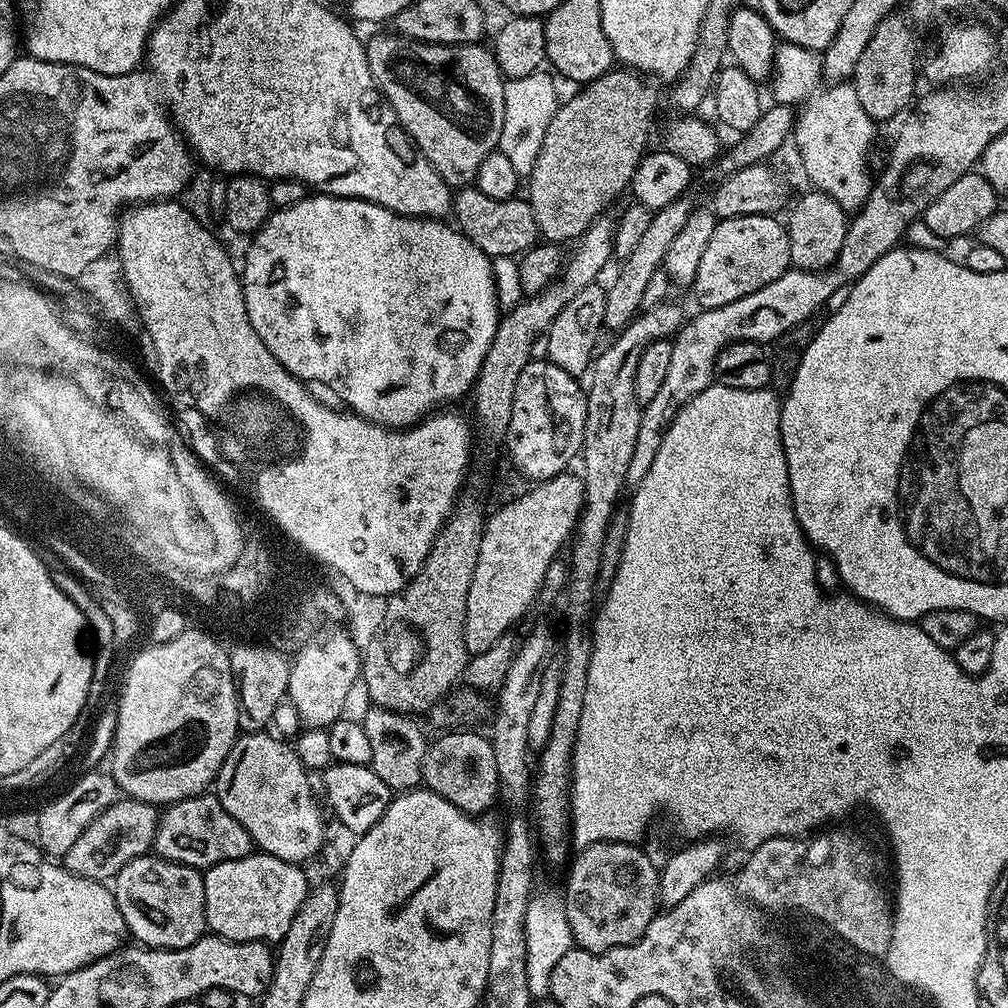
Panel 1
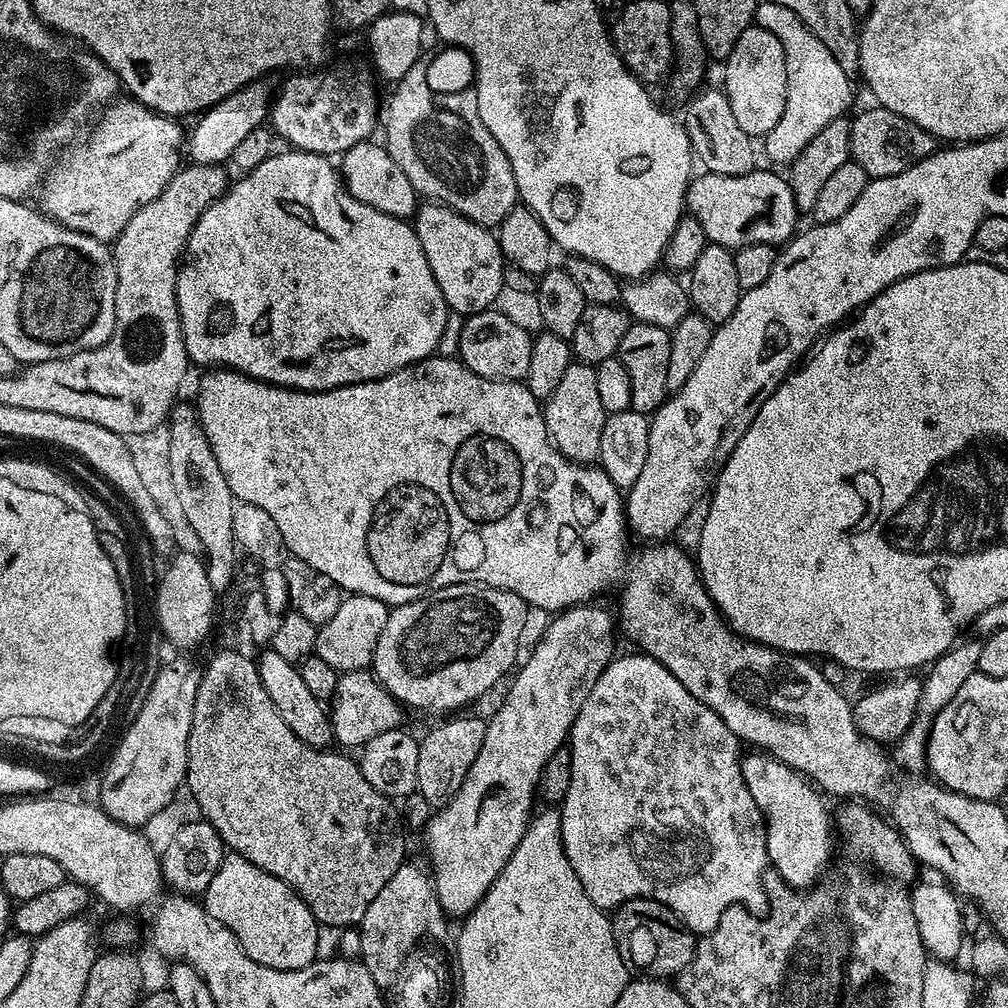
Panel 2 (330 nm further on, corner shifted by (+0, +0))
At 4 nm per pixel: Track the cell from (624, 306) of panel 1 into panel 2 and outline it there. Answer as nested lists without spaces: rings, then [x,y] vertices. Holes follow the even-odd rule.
[[[572,363],[566,374],[562,374],[562,382],[558,382],[554,394],[543,401],[542,411],[548,438],[565,460],[592,462],[599,454],[606,411],[604,412],[604,396],[600,393],[600,380],[596,377],[596,372],[593,365]]]

